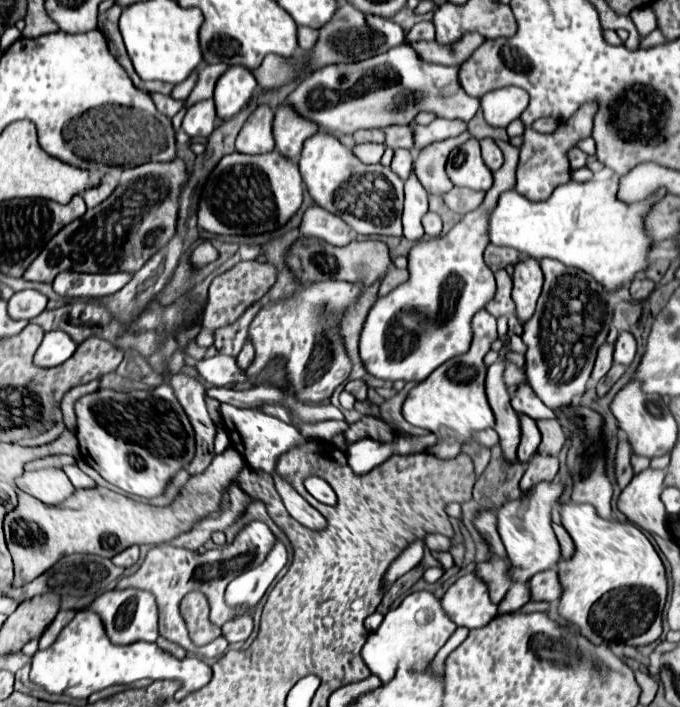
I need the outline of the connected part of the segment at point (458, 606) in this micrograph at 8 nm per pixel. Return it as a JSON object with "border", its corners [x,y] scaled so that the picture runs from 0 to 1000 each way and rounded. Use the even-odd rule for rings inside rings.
{"border":[[[699,809],[672,818],[654,835],[649,860],[672,885],[687,888],[707,888],[731,868],[731,857],[716,843],[713,823]]]}

